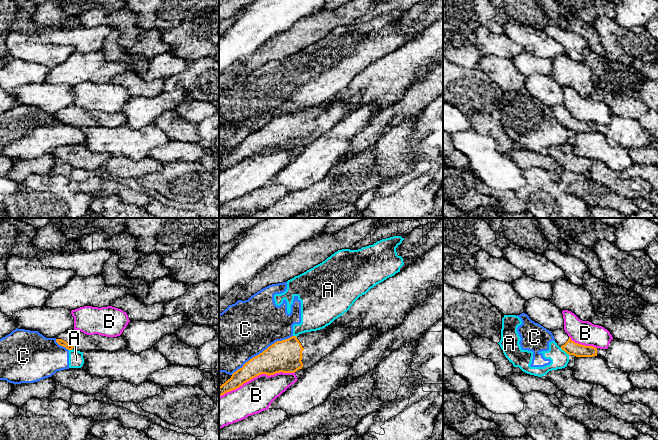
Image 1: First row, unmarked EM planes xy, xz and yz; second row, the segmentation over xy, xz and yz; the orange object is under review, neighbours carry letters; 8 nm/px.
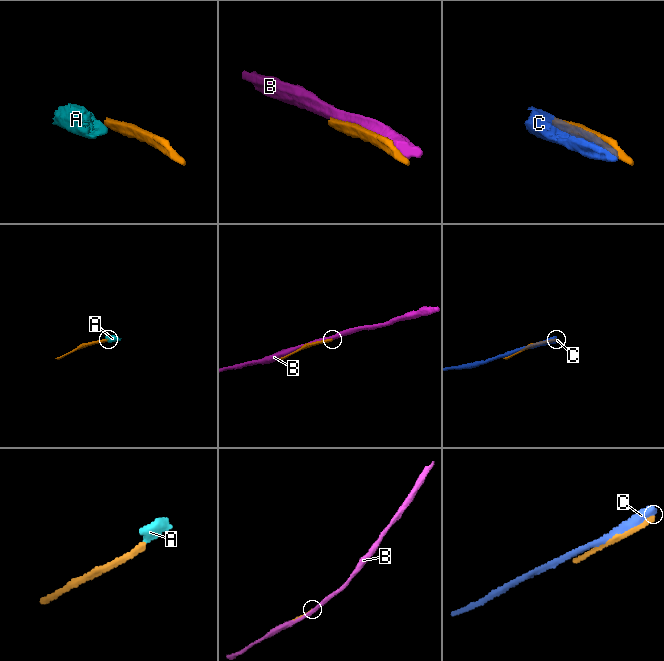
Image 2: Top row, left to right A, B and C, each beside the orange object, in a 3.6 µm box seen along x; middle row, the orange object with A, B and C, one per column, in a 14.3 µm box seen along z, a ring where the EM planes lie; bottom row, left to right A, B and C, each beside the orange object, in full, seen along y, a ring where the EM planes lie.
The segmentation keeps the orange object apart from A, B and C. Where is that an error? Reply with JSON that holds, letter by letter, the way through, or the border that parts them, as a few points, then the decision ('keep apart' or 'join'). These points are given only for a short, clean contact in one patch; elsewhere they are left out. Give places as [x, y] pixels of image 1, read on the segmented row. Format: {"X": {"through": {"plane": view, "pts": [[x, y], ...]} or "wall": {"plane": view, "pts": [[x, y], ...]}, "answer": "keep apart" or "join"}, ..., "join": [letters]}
{"A": {"wall": {"plane": "yz", "pts": [[560, 347], [569, 354]]}, "answer": "keep apart"}, "B": {"answer": "keep apart"}, "C": {"answer": "keep apart"}, "join": []}

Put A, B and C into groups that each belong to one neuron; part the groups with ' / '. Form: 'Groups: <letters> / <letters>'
Groups: A C / B

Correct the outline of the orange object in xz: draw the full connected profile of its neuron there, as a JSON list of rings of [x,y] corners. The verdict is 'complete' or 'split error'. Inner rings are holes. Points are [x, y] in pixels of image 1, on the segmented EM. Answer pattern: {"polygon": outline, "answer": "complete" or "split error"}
{"polygon": [[[356,319],[345,326],[336,326],[327,331],[320,329],[305,332],[275,342],[219,386],[219,397],[261,374],[270,376],[280,372],[294,373],[299,369],[305,371],[346,341],[359,322]]], "answer": "split error"}

